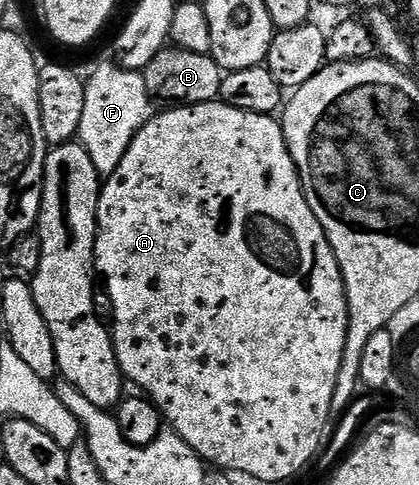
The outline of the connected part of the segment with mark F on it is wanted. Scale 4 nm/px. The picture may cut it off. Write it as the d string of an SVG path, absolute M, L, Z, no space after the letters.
M116 62L101 64L86 80L84 114L81 115L78 142L89 152L102 178L111 176L125 157L132 139L155 115L142 72L124 70Z

